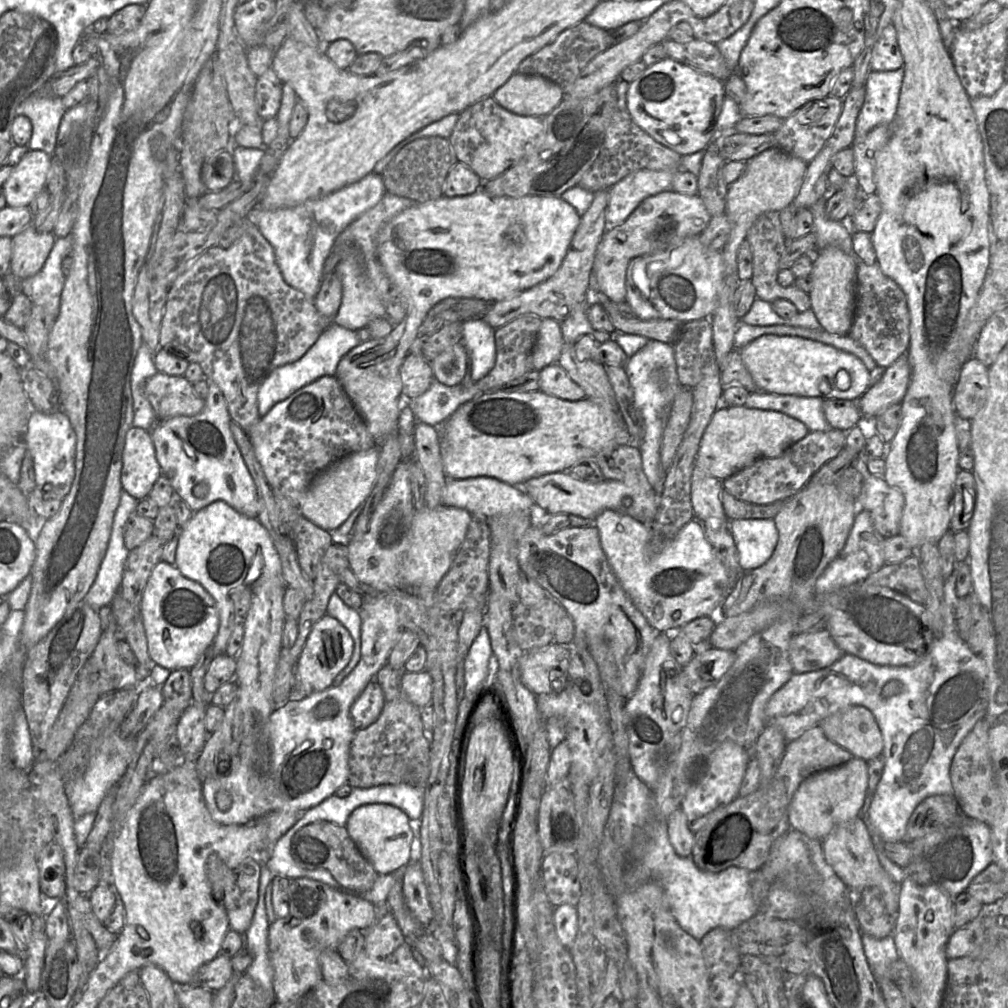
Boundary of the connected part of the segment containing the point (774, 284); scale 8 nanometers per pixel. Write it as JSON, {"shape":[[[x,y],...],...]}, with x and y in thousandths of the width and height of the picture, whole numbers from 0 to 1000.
{"shape":[[[785,201],[773,211],[760,210],[754,213],[742,227],[740,238],[743,240],[746,248],[747,266],[744,278],[749,285],[750,295],[763,301],[770,297],[780,297],[789,303],[792,310],[798,310],[805,306],[803,293],[789,282],[777,285],[771,280],[773,260],[778,252],[780,239],[788,238],[788,216],[791,209],[792,207]]]}

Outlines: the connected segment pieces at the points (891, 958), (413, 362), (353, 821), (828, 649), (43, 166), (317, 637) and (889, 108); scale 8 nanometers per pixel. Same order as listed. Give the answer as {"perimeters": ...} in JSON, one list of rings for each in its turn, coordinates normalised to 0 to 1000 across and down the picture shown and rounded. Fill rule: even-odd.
{"perimeters":[[[[855,927],[855,938],[862,960],[871,975],[874,970],[883,971],[883,960],[892,951],[886,927],[868,931]]],[[[405,350],[397,366],[399,391],[407,396],[421,391],[431,377],[427,360],[418,354]]],[[[377,797],[360,799],[348,807],[343,821],[357,845],[376,868],[402,861],[408,854],[411,826],[407,819],[407,812],[398,803]]],[[[819,623],[788,630],[783,638],[783,654],[788,668],[818,663],[837,649]]],[[[28,149],[3,183],[6,203],[10,205],[29,204],[34,195],[46,187],[47,173],[52,154],[42,149]]],[[[322,609],[307,628],[292,663],[292,684],[287,694],[320,686],[329,681],[332,672],[344,661],[351,645],[351,637],[344,624],[332,613]]],[[[897,68],[864,70],[858,82],[858,98],[852,111],[848,137],[873,124],[884,124],[890,112]]]]}

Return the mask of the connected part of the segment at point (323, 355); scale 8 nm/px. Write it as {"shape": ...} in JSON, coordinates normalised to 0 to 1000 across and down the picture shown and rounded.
{"shape":[[[332,318],[327,320],[300,355],[273,366],[262,377],[255,391],[257,413],[263,413],[272,402],[282,398],[291,390],[314,376],[321,373],[332,373],[337,357],[357,340],[353,328],[341,325]]]}

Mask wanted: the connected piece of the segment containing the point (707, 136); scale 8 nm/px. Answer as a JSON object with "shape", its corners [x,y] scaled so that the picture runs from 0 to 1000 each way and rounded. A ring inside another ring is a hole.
{"shape":[[[662,57],[643,65],[625,82],[622,110],[630,122],[652,141],[681,155],[697,151],[709,139],[719,96],[716,80]]]}

